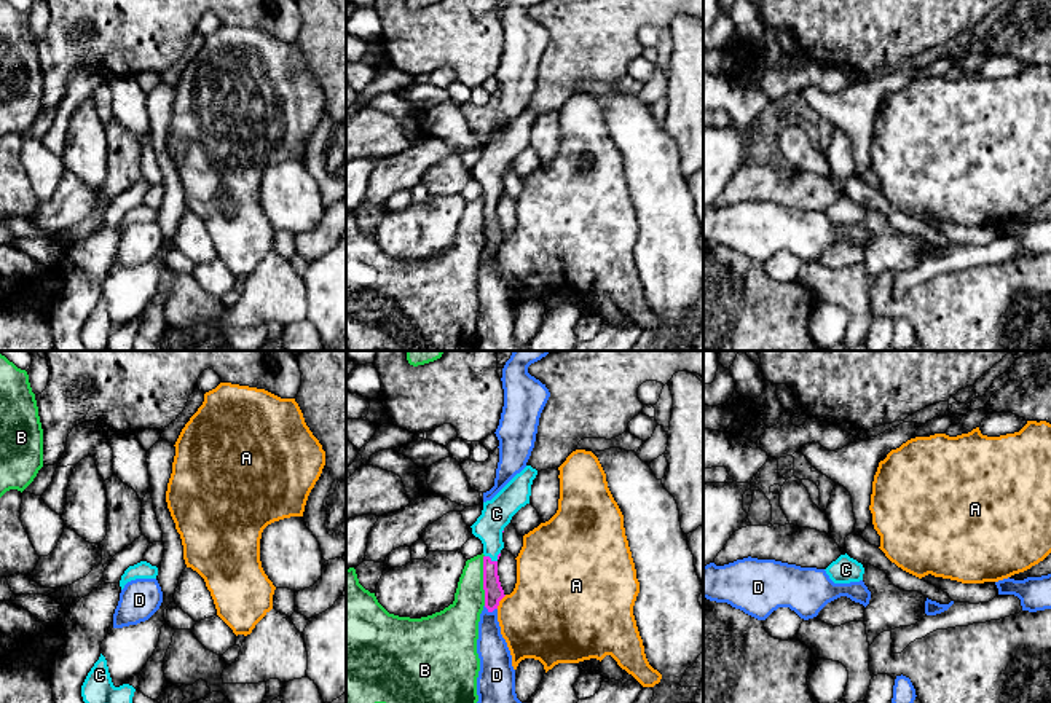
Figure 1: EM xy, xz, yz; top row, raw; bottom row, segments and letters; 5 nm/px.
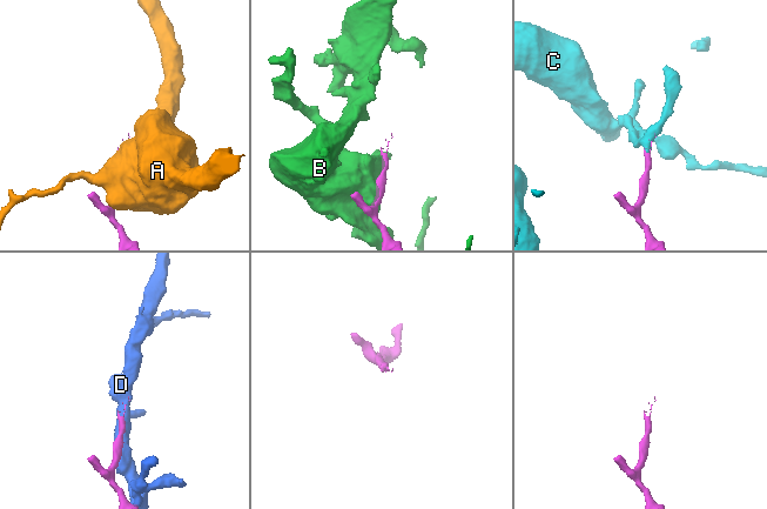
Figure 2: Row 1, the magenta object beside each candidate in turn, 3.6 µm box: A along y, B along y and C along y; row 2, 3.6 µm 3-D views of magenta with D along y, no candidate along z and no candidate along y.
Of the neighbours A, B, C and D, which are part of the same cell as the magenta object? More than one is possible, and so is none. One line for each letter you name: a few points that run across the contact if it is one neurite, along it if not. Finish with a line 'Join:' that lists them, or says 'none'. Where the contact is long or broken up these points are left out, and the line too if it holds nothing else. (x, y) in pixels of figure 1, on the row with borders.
Join: none

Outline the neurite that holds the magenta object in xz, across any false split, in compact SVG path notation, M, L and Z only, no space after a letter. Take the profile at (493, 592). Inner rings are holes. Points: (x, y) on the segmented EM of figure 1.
M483 556L483 590L485 607L488 612L493 612L506 595L498 575L498 561L493 561L490 556Z

